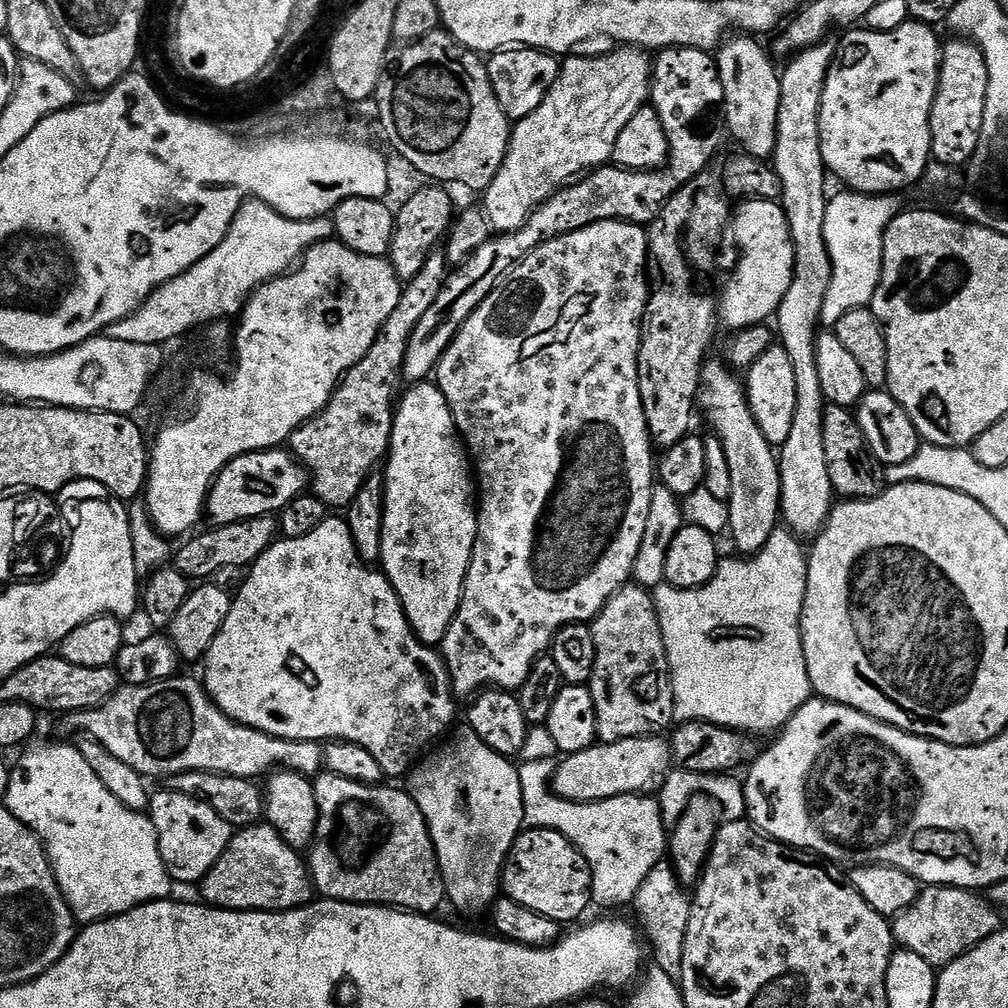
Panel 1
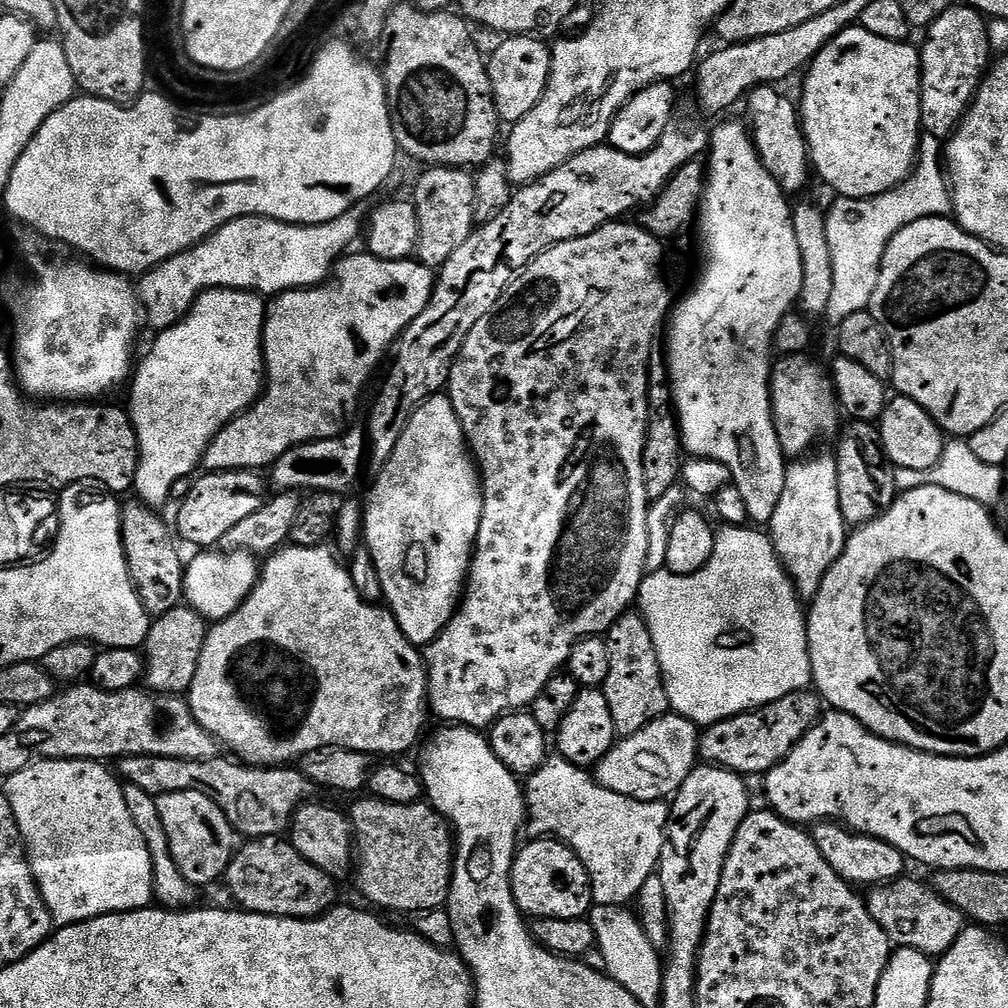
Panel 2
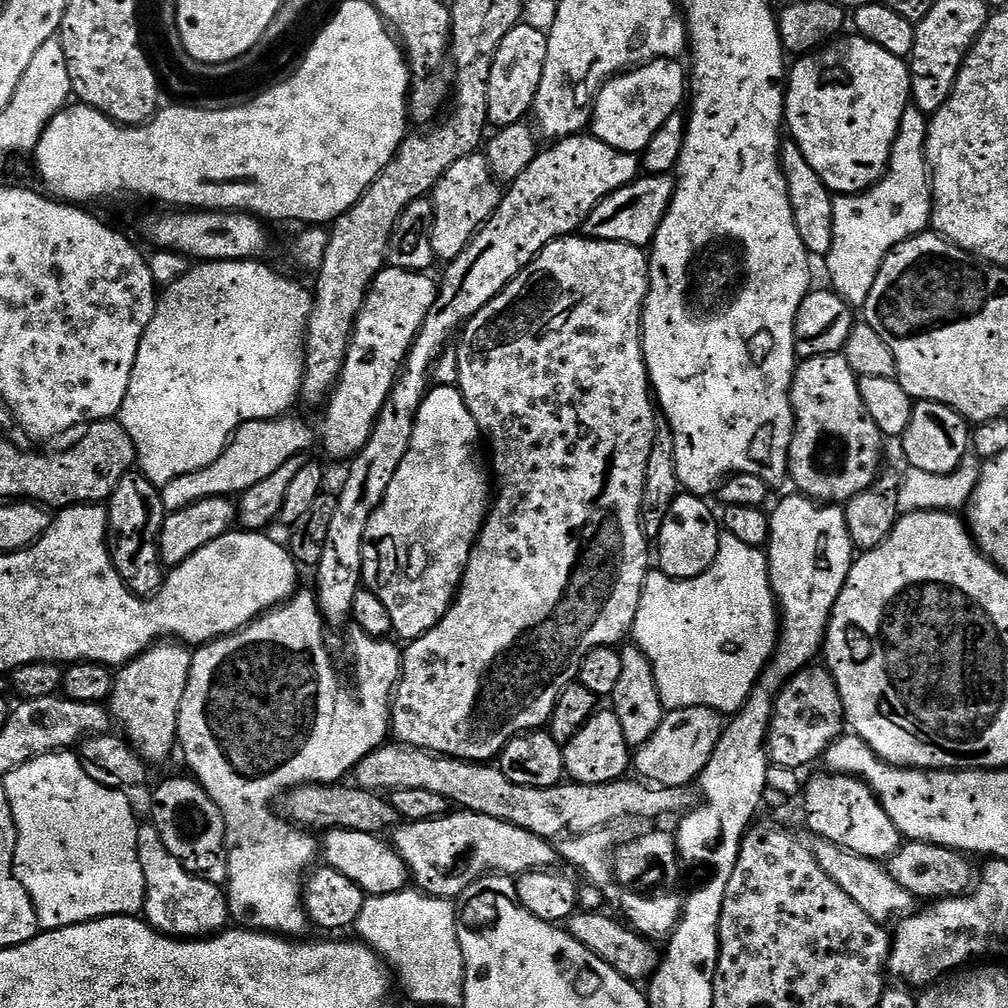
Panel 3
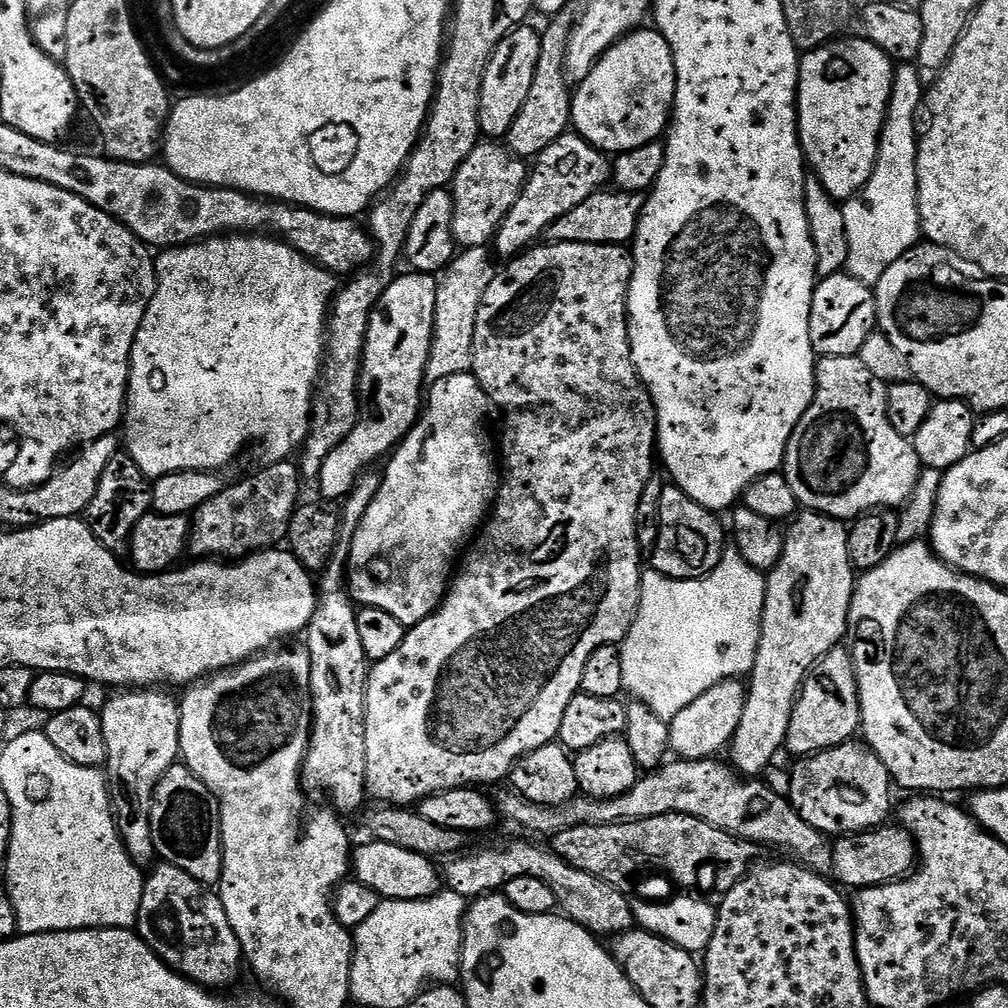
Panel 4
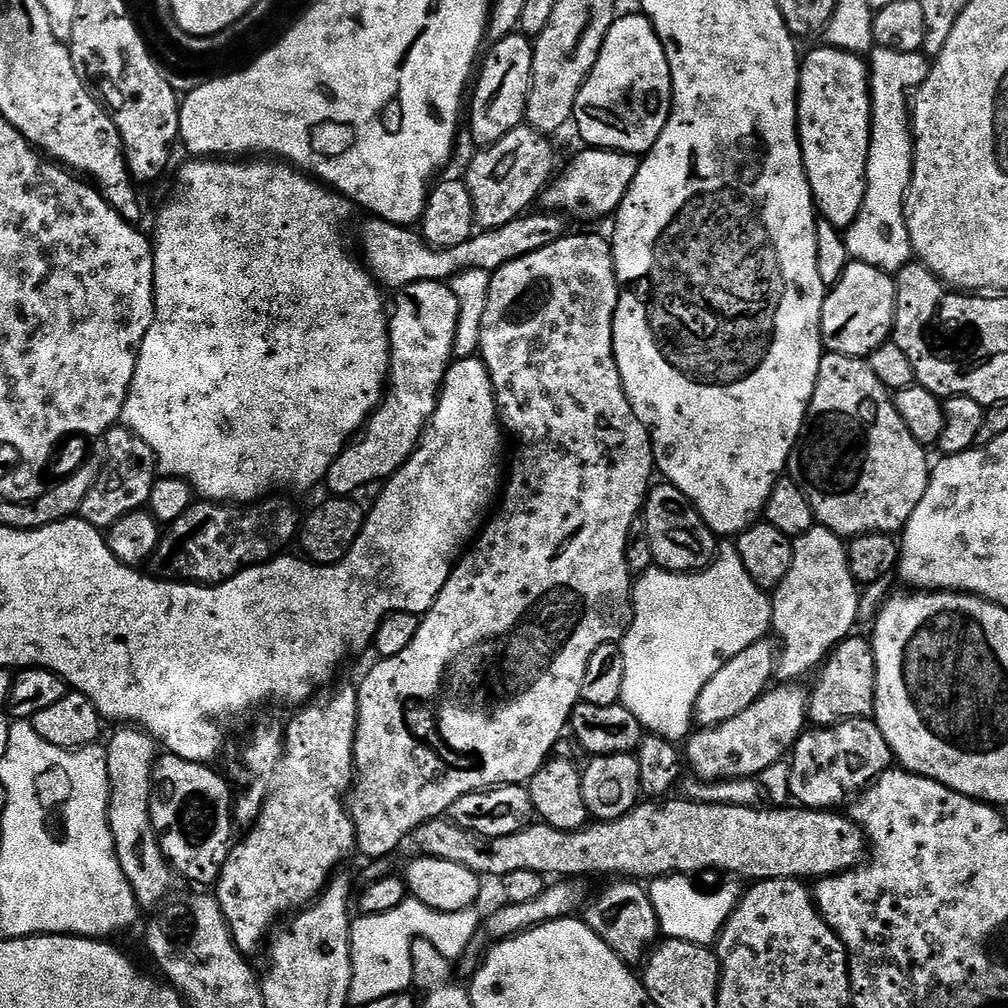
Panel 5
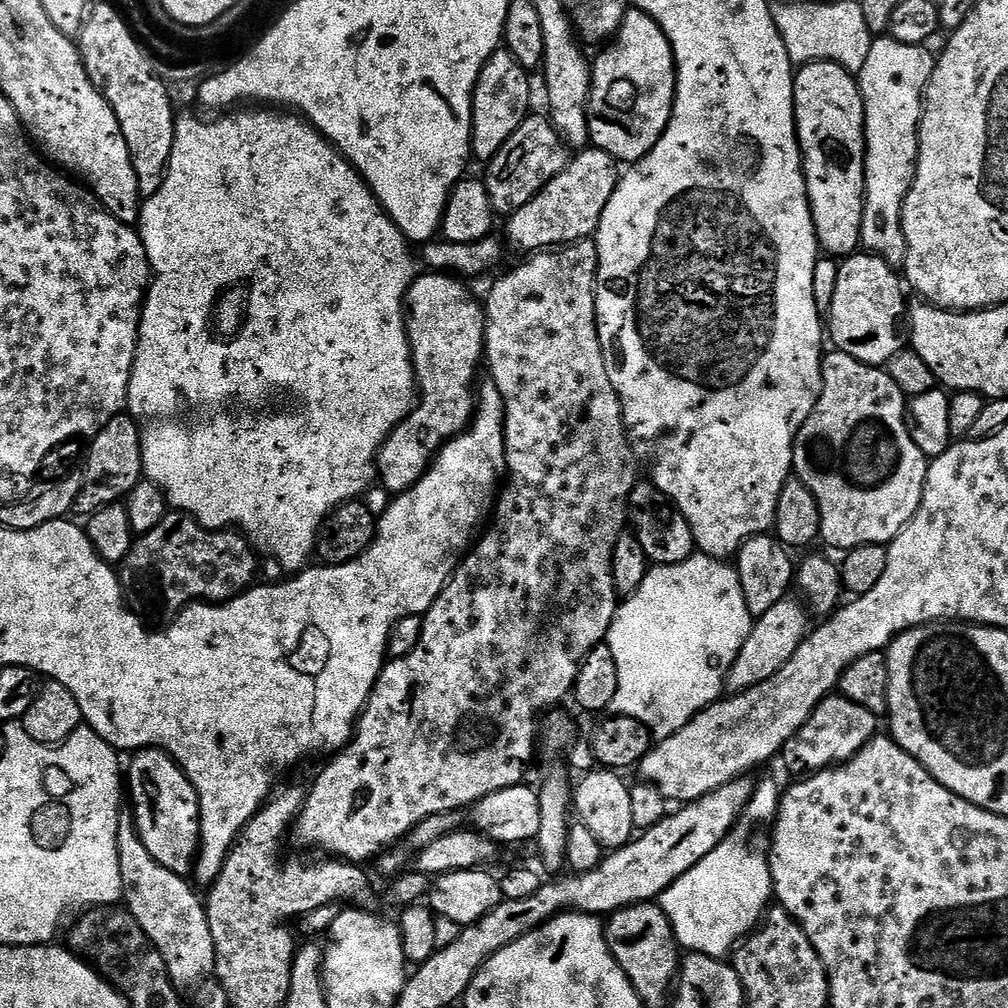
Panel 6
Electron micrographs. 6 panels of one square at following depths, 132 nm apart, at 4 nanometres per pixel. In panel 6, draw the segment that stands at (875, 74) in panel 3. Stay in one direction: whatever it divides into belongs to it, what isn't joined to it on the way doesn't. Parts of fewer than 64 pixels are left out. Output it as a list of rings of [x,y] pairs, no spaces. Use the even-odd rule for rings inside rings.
[[[828,60],[803,65],[794,79],[796,136],[804,157],[816,243],[829,257],[847,258],[861,247],[864,213],[864,103],[860,85],[853,73]]]

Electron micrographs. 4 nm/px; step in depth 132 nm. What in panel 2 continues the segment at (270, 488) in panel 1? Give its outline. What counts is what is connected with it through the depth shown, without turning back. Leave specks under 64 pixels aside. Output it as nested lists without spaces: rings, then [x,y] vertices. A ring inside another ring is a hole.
[[[247,468],[208,470],[203,474],[205,476],[197,475],[191,481],[192,489],[185,494],[184,501],[176,512],[174,532],[179,539],[181,536],[186,543],[193,544],[193,549],[212,550],[231,528],[238,526],[238,522],[243,522],[247,516],[264,508],[266,480],[265,477],[264,480],[260,477],[263,475],[259,471]]]

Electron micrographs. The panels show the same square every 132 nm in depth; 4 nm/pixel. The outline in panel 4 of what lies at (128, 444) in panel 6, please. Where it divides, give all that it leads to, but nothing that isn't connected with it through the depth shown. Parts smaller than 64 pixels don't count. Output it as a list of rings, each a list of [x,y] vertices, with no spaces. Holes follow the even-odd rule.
[[[121,450],[114,458],[110,458],[102,482],[98,482],[98,491],[94,493],[94,502],[85,510],[83,519],[88,529],[106,546],[106,550],[117,554],[128,552],[128,544],[132,540],[134,526],[138,526],[140,519],[152,511],[152,489],[147,476],[142,474],[138,462],[129,456],[127,451]]]

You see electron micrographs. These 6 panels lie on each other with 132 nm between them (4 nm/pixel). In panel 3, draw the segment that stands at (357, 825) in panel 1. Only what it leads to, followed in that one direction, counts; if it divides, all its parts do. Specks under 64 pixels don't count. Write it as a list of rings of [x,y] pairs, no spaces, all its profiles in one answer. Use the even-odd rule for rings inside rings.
[[[452,810],[447,816],[439,816],[433,820],[413,820],[401,823],[391,833],[390,840],[397,855],[404,860],[411,883],[424,895],[439,898],[458,898],[474,881],[489,874],[515,878],[527,872],[542,872],[551,869],[555,865],[552,863],[558,860],[557,847],[547,840],[538,838],[538,834],[530,834],[530,830],[522,830],[510,822],[502,822],[486,814],[463,810]]]

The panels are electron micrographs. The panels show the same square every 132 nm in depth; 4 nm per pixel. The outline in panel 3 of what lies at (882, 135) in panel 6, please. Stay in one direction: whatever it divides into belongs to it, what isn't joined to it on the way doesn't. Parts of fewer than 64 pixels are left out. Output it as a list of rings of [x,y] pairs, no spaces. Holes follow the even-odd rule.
[[[914,106],[902,114],[900,135],[892,144],[892,156],[888,159],[888,171],[877,184],[865,192],[855,192],[852,196],[837,195],[832,201],[834,206],[834,242],[826,257],[828,276],[832,279],[831,291],[838,293],[847,304],[863,306],[870,298],[874,278],[878,278],[880,267],[885,258],[902,242],[925,231],[932,223],[932,178],[928,167],[928,156],[924,153],[928,137],[929,117]]]

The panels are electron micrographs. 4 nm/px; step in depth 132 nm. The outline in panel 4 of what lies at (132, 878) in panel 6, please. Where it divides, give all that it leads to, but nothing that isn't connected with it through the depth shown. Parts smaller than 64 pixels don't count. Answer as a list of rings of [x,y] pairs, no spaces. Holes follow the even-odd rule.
[[[120,690],[105,702],[104,708],[99,709],[100,721],[102,722],[102,738],[106,738],[106,775],[108,777],[108,800],[112,804],[112,817],[116,820],[116,829],[120,840],[126,846],[126,854],[142,870],[148,870],[157,863],[156,847],[154,846],[154,834],[152,833],[152,799],[156,793],[158,782],[170,769],[181,759],[180,755],[180,706],[177,697],[172,697],[168,690]]]

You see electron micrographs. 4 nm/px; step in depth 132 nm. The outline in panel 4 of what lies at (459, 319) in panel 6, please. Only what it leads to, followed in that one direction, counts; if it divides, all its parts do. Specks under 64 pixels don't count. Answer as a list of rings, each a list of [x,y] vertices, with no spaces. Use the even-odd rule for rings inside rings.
[[[415,270],[409,273],[409,276],[397,275],[368,319],[364,356],[360,359],[360,415],[354,430],[350,430],[350,434],[322,466],[318,484],[324,487],[325,501],[343,501],[361,472],[375,465],[372,464],[375,460],[383,461],[389,453],[399,448],[420,418],[427,360],[430,358],[432,335],[435,334],[438,280],[432,274]]]

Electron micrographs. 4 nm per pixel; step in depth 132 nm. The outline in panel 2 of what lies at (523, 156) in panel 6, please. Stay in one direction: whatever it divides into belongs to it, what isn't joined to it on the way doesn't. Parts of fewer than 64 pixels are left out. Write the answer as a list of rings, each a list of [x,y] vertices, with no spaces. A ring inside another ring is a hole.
[[[429,167],[416,184],[414,203],[418,214],[415,259],[427,268],[439,270],[477,227],[476,181],[473,173],[463,168]]]

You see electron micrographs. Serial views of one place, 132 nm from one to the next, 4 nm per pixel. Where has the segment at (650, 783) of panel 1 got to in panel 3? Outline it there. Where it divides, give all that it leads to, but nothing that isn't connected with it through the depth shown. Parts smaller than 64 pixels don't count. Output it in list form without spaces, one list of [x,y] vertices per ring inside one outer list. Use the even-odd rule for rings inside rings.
[[[678,708],[665,715],[662,726],[654,730],[654,738],[635,749],[634,768],[643,779],[662,786],[683,788],[699,781],[700,771],[710,762],[714,746],[724,733],[725,717],[713,708]]]

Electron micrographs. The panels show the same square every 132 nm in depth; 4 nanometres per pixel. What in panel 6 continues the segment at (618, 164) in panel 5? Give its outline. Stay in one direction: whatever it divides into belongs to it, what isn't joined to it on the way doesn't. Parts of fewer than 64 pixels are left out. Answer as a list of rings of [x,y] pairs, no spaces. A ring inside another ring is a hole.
[[[598,147],[577,151],[564,165],[564,170],[533,200],[507,217],[507,243],[517,244],[520,248],[532,248],[528,250],[555,250],[575,244],[578,240],[589,239],[600,225],[602,210],[606,210],[606,202],[610,202],[610,194],[614,194],[616,189],[616,168],[617,161]]]

